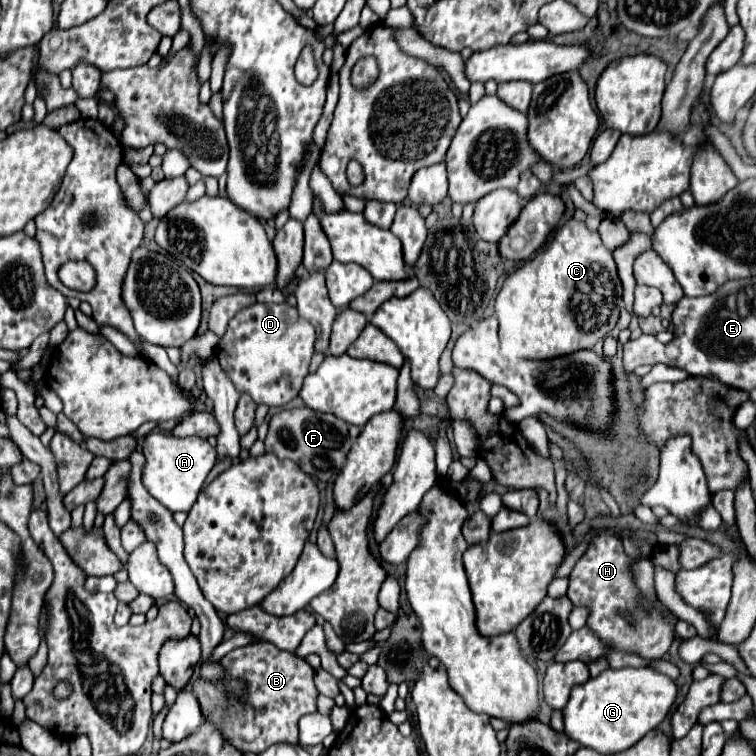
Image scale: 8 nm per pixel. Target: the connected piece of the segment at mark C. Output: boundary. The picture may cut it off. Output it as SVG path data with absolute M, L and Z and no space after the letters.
M567 220L555 230L555 236L545 248L541 248L529 262L525 262L503 282L503 288L495 300L503 356L539 360L571 354L581 348L593 348L615 328L623 304L621 294L623 288L617 278L613 252L605 248L599 232L589 230L581 220Z

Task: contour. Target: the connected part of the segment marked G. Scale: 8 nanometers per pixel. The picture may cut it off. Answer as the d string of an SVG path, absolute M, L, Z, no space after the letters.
M627 666L619 670L607 668L597 678L573 688L571 700L563 710L565 734L581 746L597 750L599 754L623 752L665 720L675 698L675 682L651 666Z

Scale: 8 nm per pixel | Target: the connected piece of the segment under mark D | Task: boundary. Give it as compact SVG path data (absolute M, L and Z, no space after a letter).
M287 302L253 304L243 308L229 322L225 336L217 344L221 366L233 380L235 388L251 394L257 404L267 406L285 406L299 394L313 352L315 330L311 322L301 318Z

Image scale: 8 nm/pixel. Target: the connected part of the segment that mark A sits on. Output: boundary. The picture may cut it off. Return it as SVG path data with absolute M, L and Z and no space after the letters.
M151 432L145 436L143 454L147 458L147 466L143 470L143 482L147 490L171 512L189 512L193 502L197 500L203 482L211 468L217 462L217 450L203 438L175 438L167 432Z

